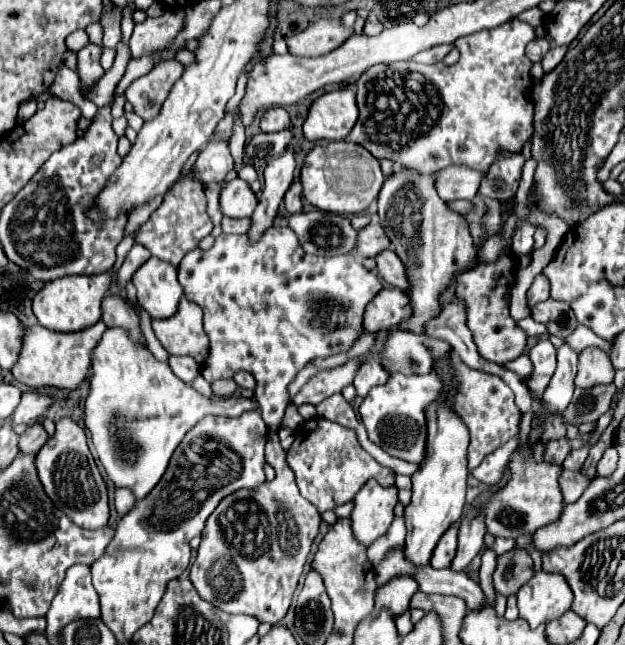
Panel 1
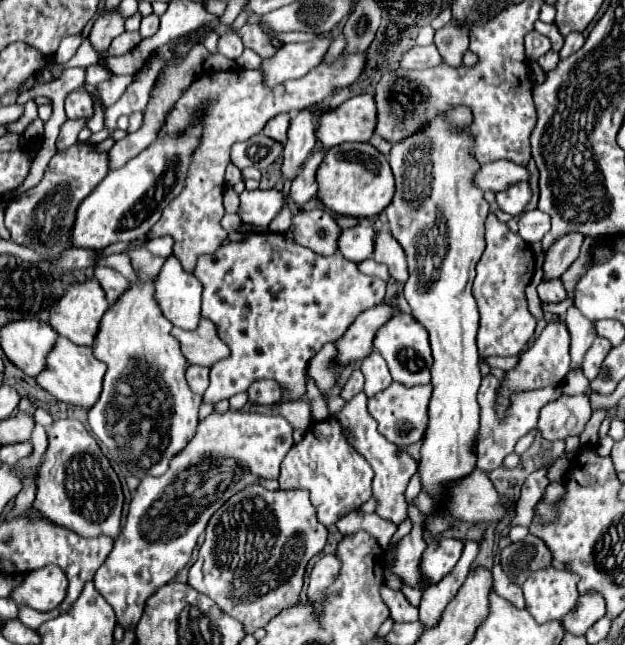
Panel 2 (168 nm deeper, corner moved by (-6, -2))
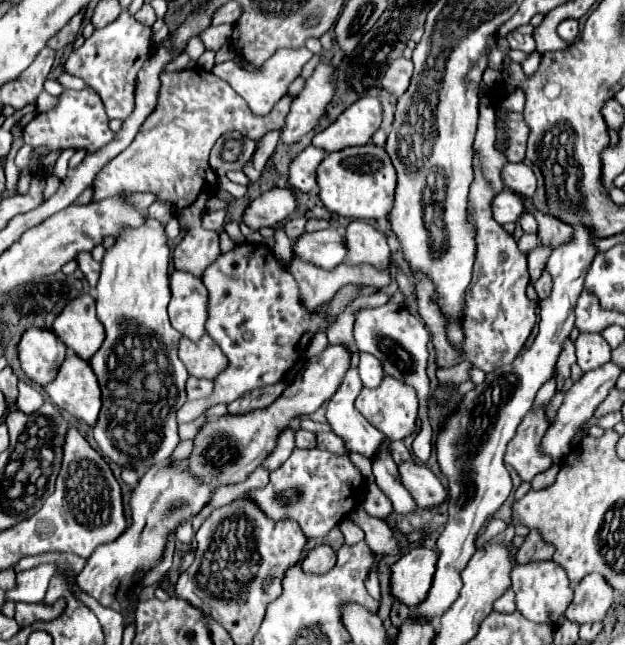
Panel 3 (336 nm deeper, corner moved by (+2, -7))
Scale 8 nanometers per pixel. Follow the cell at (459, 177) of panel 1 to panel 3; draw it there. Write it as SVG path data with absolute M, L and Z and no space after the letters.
M508 163L502 169L504 185L522 193L522 195L534 195L536 193L536 175L532 167L522 163Z

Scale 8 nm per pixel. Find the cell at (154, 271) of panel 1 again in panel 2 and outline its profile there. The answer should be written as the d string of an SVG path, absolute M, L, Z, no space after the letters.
M174 256L166 258L162 270L158 272L158 276L154 280L154 298L160 306L160 310L164 312L164 316L182 330L194 330L200 320L200 294L202 294L200 282L192 274L184 272L184 268L180 266L180 262Z

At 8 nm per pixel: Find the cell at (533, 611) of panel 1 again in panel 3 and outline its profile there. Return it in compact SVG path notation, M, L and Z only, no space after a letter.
M532 561L526 565L516 565L510 577L512 577L512 589L516 593L518 611L534 623L556 625L564 615L566 607L572 603L572 587L566 577L566 571L554 561Z

